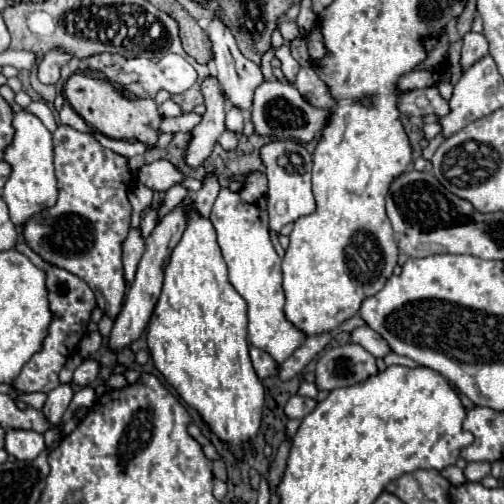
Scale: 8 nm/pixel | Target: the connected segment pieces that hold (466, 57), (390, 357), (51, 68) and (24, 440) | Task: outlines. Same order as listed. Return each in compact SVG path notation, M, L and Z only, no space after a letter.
M466 33L464 35L464 45L462 45L462 57L460 57L460 65L462 65L462 73L472 67L476 61L480 61L482 57L488 55L488 41L482 33Z
M395 353L388 354L383 360L387 366L402 365L406 367L418 367L418 364L412 361L410 358L399 356Z
M50 51L42 63L38 65L38 79L42 83L56 83L60 79L60 69L70 61L72 57L64 51Z
M8 429L4 437L4 449L8 455L14 455L20 461L30 461L44 451L44 437L36 431Z

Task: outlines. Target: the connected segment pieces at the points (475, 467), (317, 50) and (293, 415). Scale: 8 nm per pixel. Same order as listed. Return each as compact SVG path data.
M470 463L464 473L470 481L482 481L490 473L490 463Z
M314 27L310 33L310 57L316 61L322 53L326 53L326 47L322 45L322 37L318 37L318 27Z
M294 395L294 397L288 399L288 403L284 407L284 413L286 413L288 419L302 419L314 407L316 407L316 401L314 399L304 399L300 395Z

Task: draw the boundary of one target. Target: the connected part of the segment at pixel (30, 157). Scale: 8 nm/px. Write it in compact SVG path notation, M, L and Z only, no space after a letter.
M28 111L14 113L12 127L14 139L10 145L4 147L4 161L12 167L12 171L2 189L2 197L8 203L10 219L14 221L14 225L22 225L34 213L54 205L58 191L52 165L52 133L42 125L42 121L36 115Z

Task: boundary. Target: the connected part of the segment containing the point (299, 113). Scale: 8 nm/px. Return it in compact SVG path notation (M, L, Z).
M264 81L256 93L254 93L254 103L250 111L250 119L254 123L254 131L258 135L270 135L276 139L296 139L296 141L312 141L320 131L322 125L326 123L328 109L310 109L306 101L302 101L302 95L298 89L290 83L280 83L280 81Z

